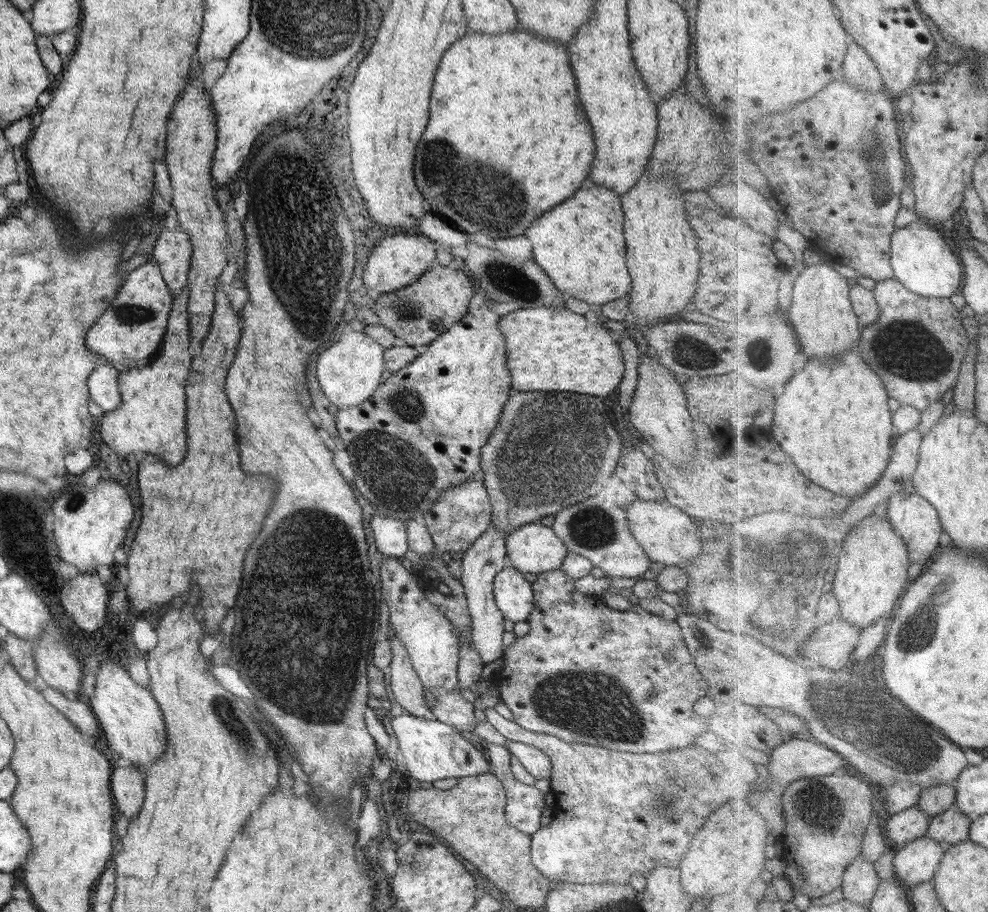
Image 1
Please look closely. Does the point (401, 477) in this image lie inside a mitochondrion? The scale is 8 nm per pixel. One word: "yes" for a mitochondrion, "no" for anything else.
yes

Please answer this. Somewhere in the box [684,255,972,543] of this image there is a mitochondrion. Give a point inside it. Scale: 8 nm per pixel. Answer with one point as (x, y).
(915, 354)

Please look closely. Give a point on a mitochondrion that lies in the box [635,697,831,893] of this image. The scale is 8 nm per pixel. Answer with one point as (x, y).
(661, 809)

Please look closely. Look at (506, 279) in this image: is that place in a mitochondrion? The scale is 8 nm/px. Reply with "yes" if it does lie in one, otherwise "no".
yes

